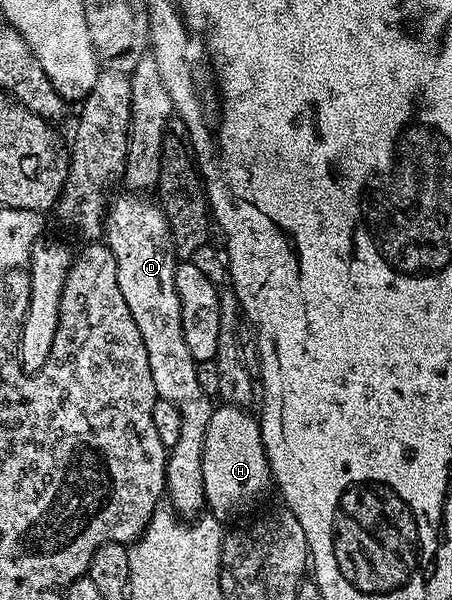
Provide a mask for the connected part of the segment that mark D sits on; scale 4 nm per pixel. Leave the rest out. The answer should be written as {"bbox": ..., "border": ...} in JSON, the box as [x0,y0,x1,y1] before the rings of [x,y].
{"bbox":[102,192,214,488],"border":[[[124,192],[121,198],[113,197],[104,219],[102,238],[110,252],[114,252],[114,260],[118,264],[118,289],[122,291],[130,316],[134,316],[134,324],[138,324],[138,332],[142,334],[156,396],[170,400],[182,418],[178,444],[168,450],[164,476],[180,474],[178,482],[194,482],[196,478],[198,488],[203,488],[203,445],[206,444],[206,430],[214,402],[209,394],[202,392],[202,384],[198,384],[198,363],[194,356],[190,356],[190,348],[186,348],[186,336],[182,336],[182,308],[178,288],[174,288],[178,259],[172,249],[172,233],[159,205],[148,198],[151,197],[136,192]]]}

